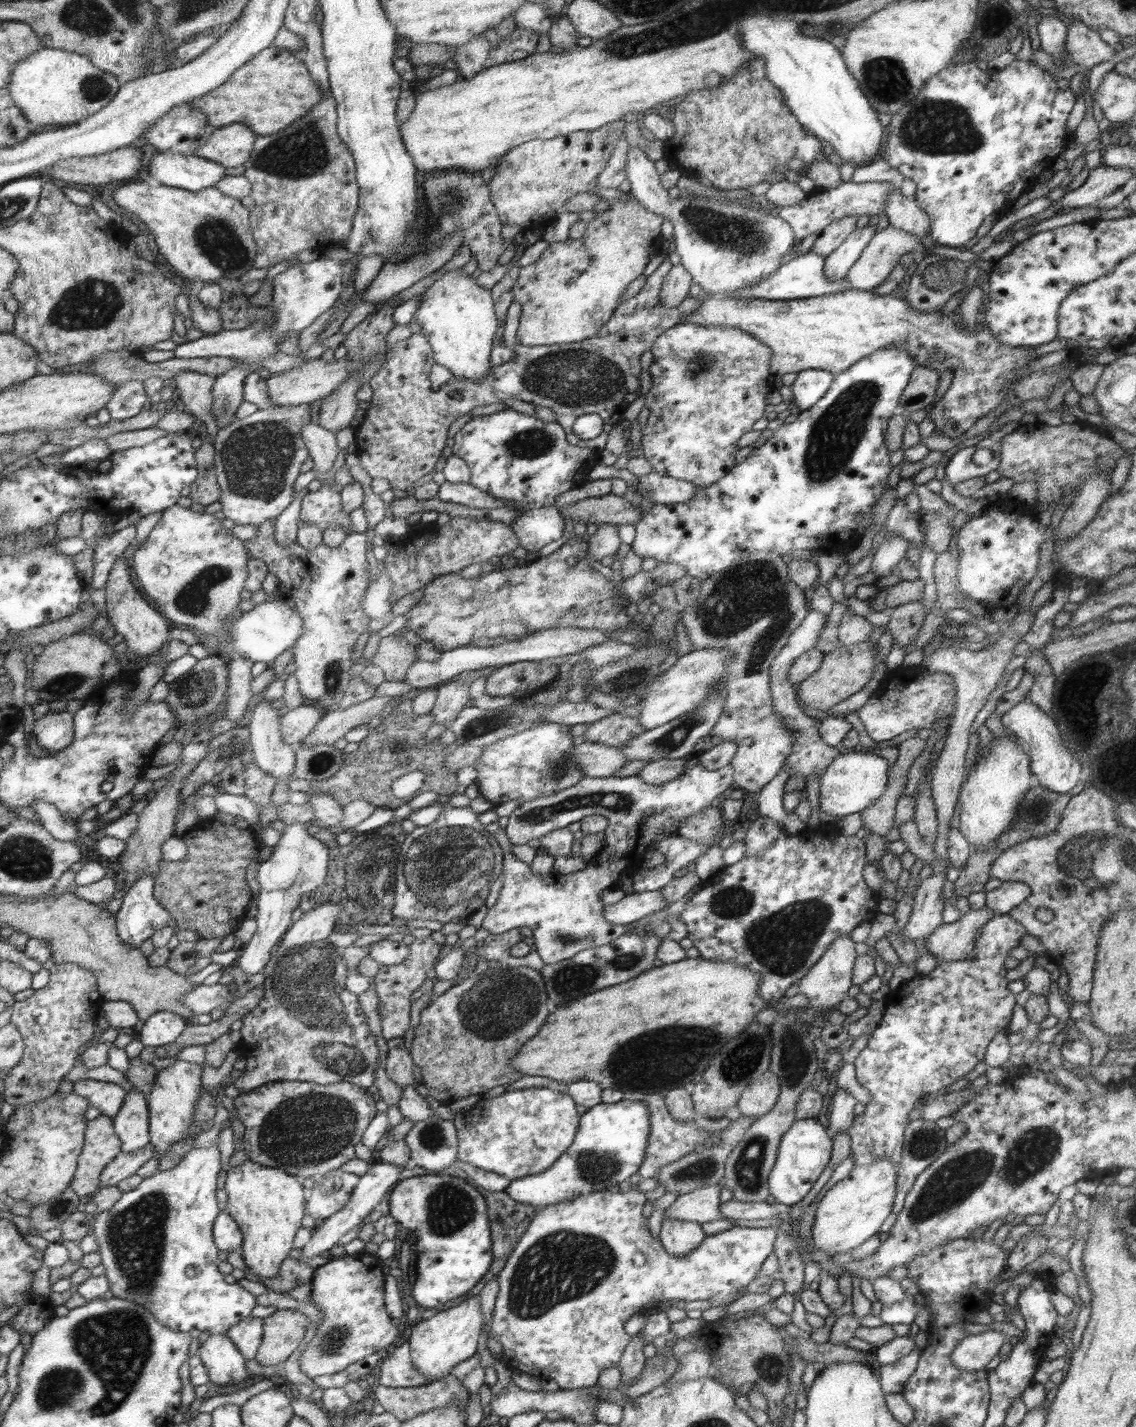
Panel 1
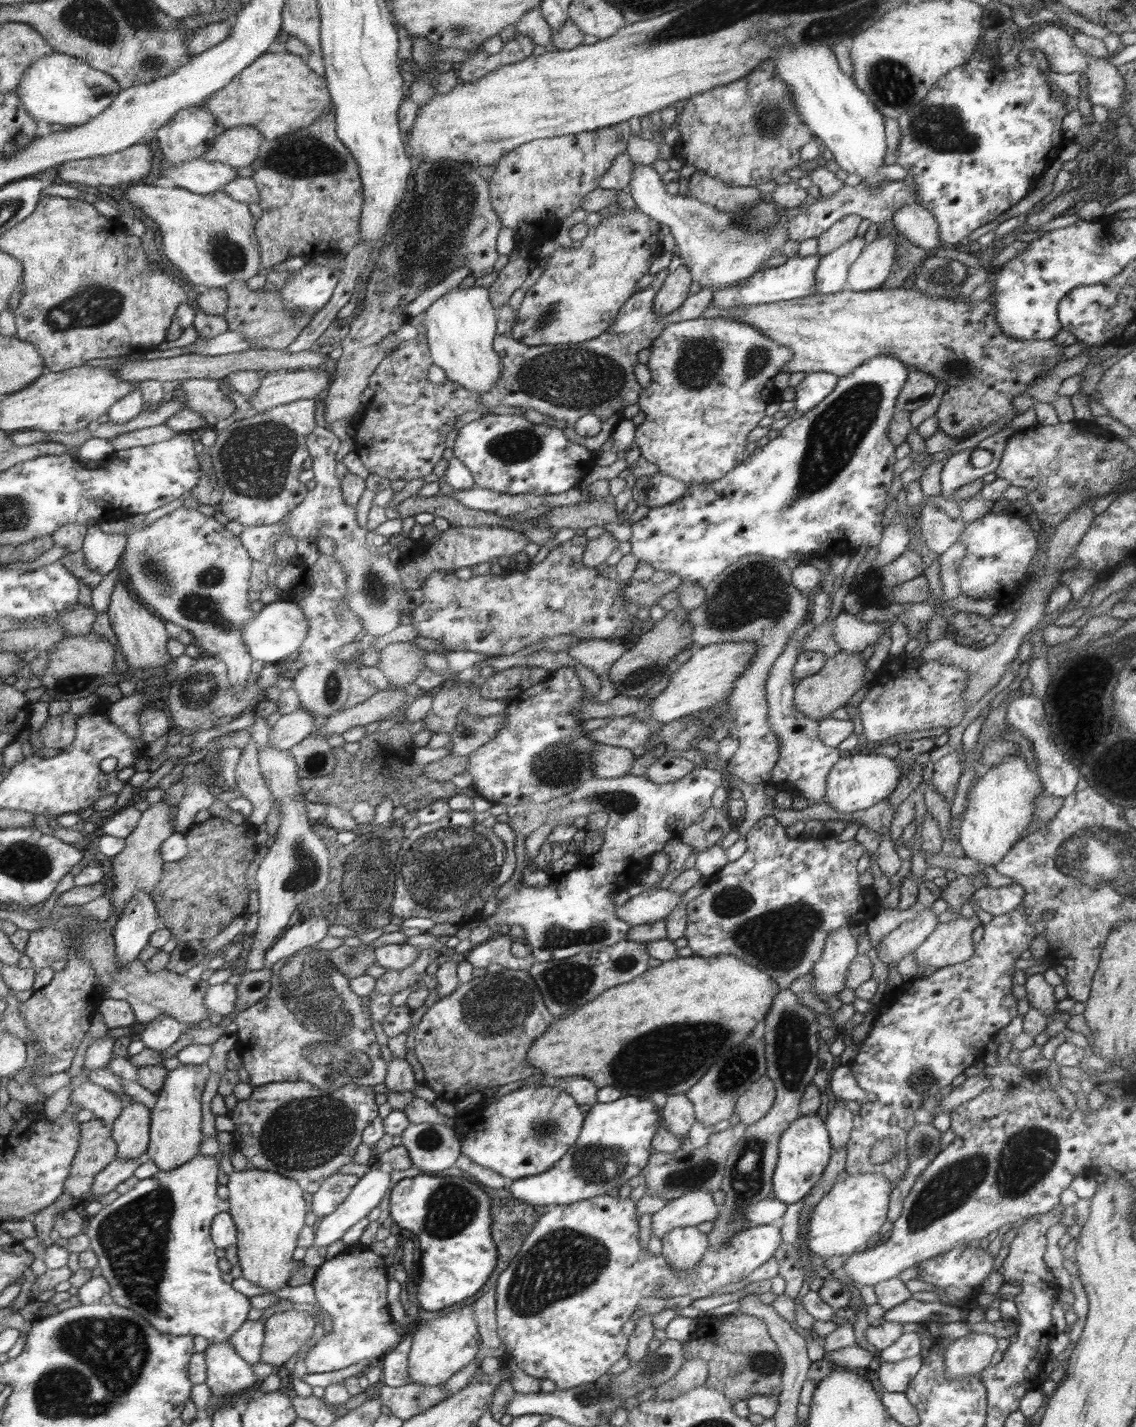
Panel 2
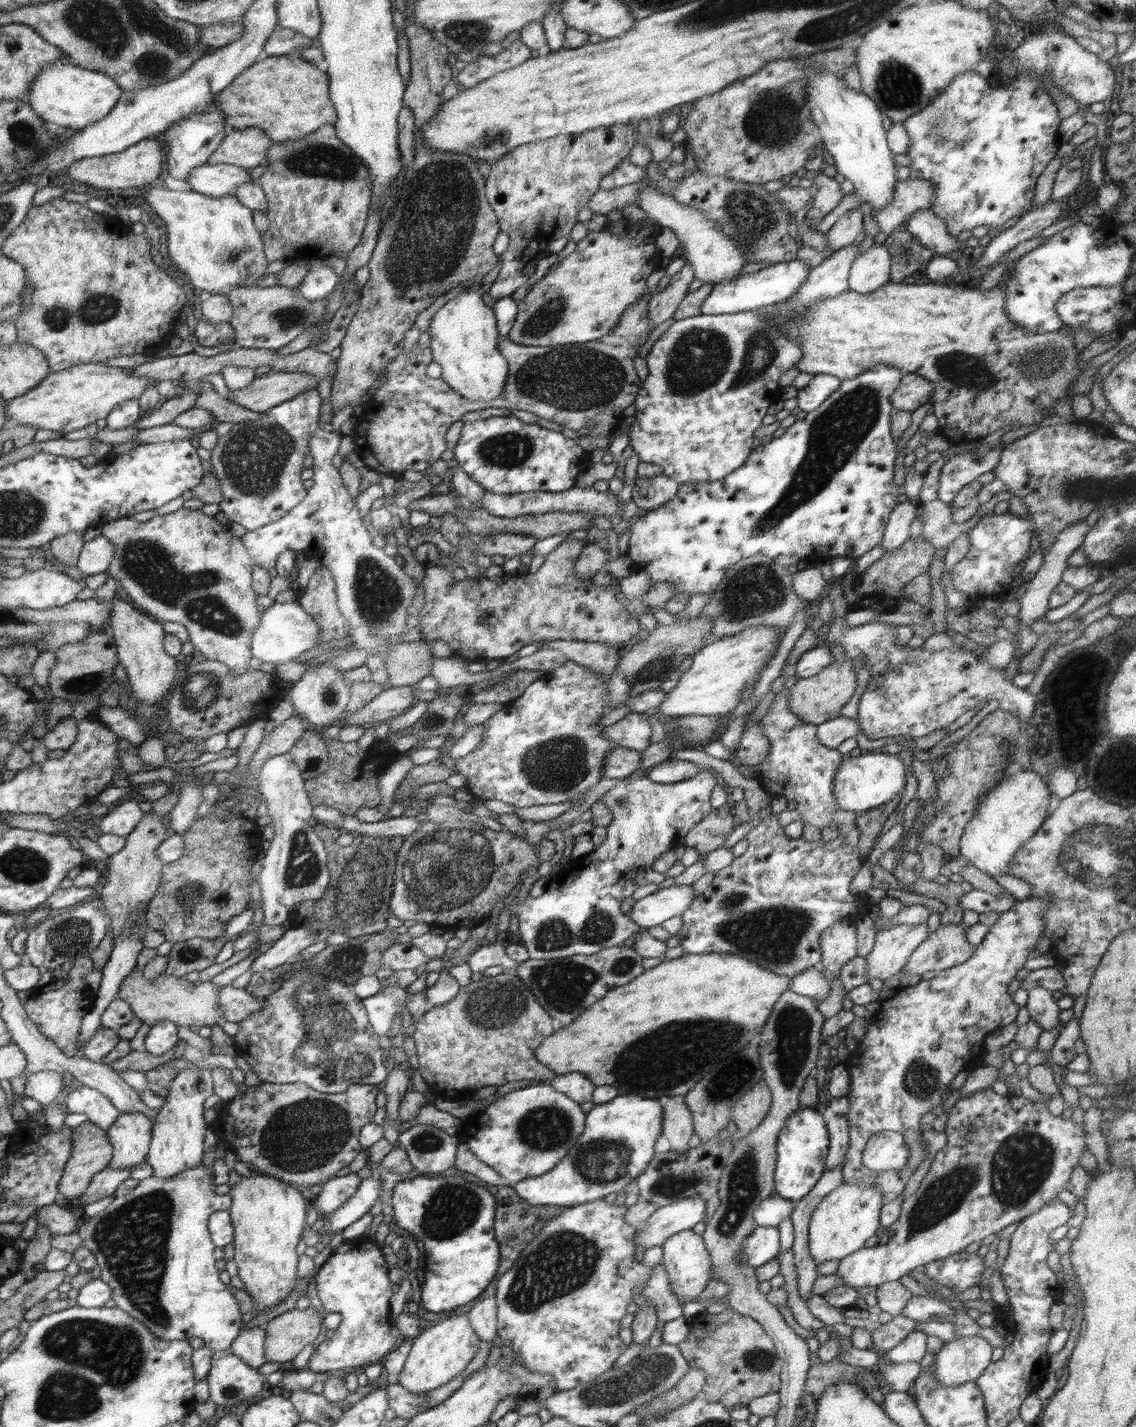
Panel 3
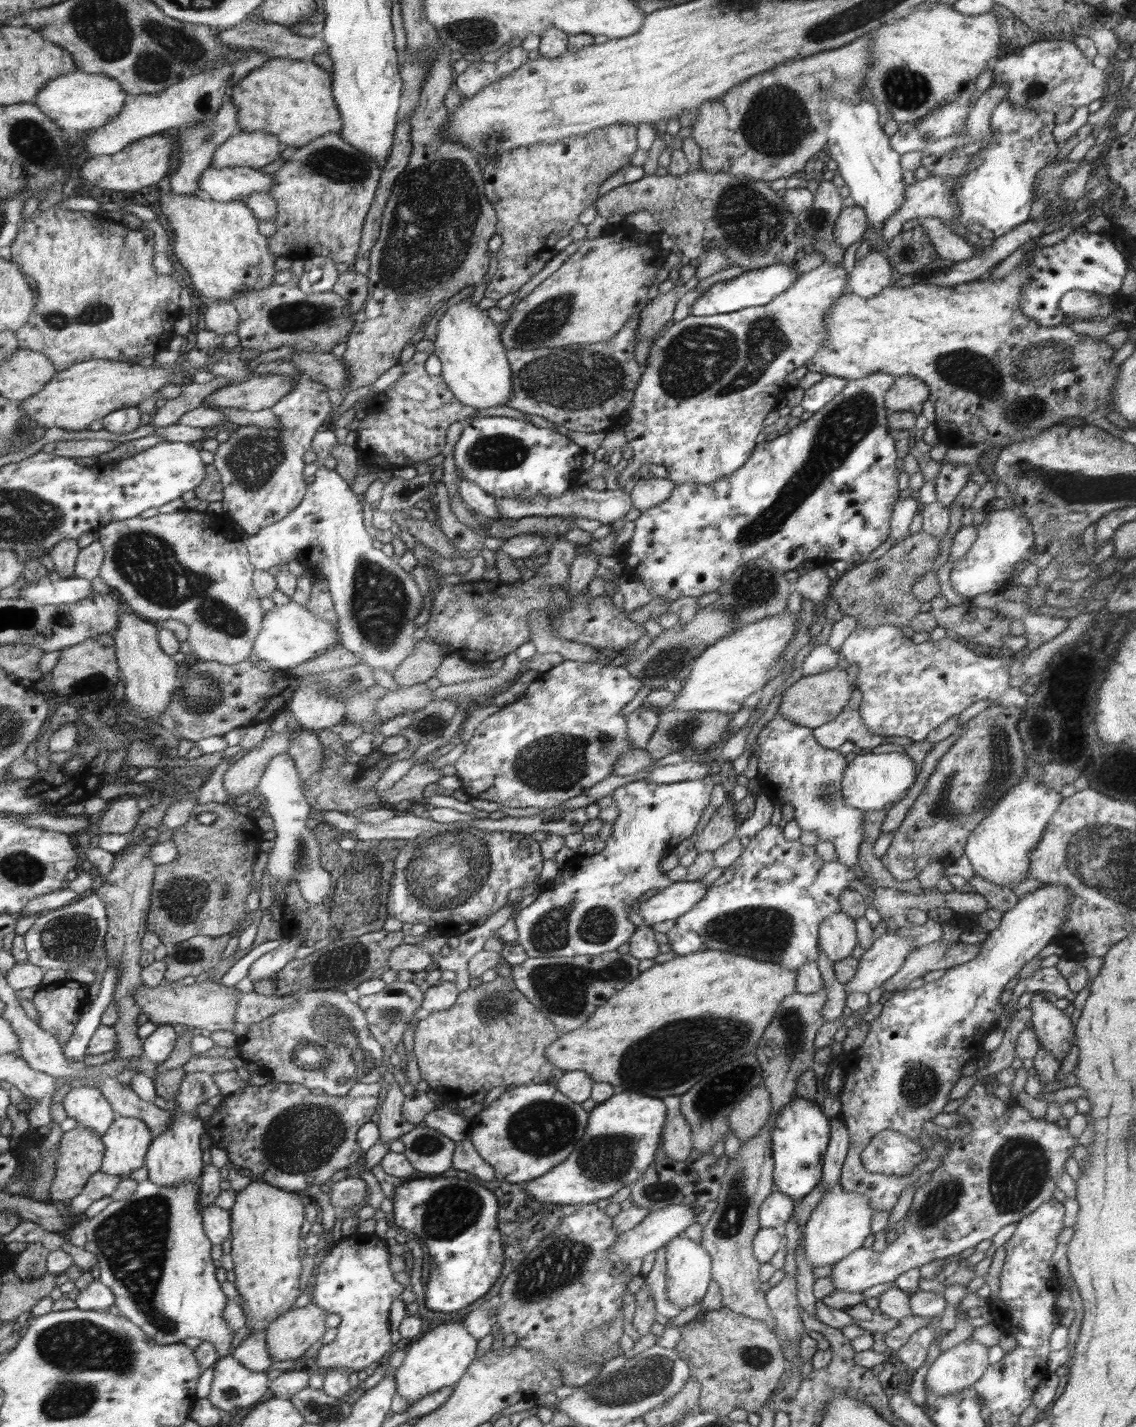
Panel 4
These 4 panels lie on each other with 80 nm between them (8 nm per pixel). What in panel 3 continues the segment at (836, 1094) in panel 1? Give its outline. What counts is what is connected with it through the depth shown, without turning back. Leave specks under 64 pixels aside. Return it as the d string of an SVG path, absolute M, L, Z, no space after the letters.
M825 1112L823 1119L829 1132L829 1149L825 1160L825 1167L828 1169L843 1163L848 1150L849 1122L842 1113Z

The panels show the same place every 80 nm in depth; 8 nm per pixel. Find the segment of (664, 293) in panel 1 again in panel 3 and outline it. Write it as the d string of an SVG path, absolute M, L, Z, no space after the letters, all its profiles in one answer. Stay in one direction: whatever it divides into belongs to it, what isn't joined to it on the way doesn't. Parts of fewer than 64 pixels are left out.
M686 263L680 272L670 277L669 285L664 290L651 296L647 304L647 316L651 326L656 327L674 316L678 305L689 293L688 286L694 279L695 272L692 266Z

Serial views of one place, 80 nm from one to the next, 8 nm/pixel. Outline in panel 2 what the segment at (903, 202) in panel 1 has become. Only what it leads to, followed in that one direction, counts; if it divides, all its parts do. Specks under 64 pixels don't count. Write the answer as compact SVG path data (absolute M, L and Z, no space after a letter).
M920 203L903 204L895 210L892 221L896 232L903 234L912 244L929 251L942 244L936 217Z

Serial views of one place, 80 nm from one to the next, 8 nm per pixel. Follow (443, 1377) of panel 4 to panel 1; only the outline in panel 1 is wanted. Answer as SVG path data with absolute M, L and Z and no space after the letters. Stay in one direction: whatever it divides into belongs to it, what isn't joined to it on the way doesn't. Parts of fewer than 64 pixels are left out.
M469 1296L464 1302L459 1302L458 1306L422 1320L414 1327L408 1340L412 1347L413 1365L429 1380L437 1381L443 1376L449 1376L455 1366L477 1354L483 1326L484 1314L481 1313L479 1296Z

